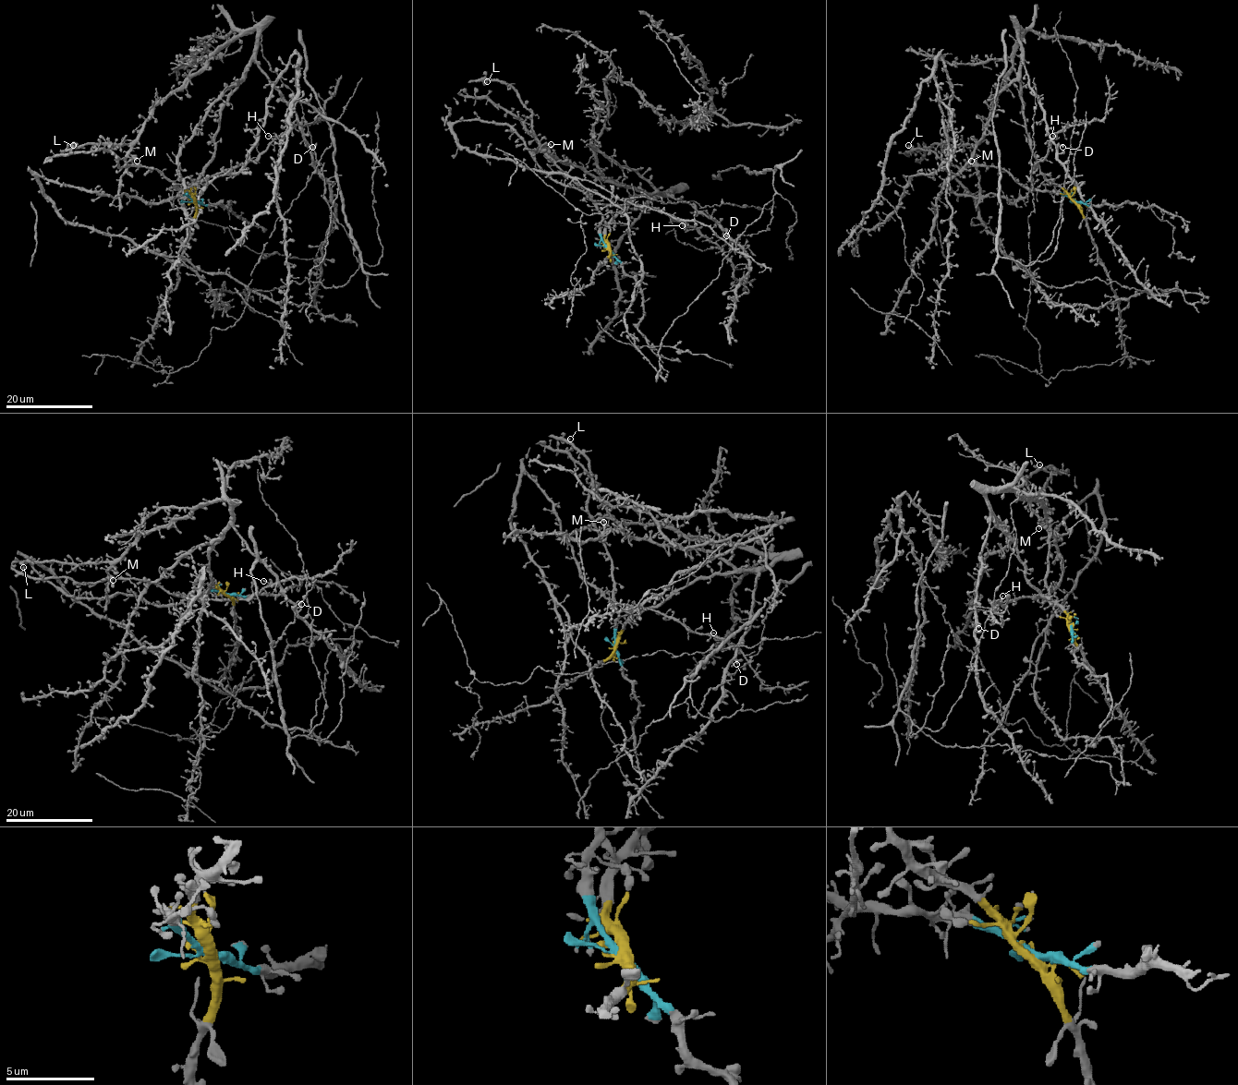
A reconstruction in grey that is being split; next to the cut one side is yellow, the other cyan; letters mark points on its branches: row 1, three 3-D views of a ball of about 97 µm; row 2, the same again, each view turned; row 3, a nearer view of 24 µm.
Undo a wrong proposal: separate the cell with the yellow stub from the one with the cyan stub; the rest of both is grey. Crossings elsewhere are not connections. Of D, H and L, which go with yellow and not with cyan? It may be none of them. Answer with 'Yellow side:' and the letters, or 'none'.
Yellow side: D

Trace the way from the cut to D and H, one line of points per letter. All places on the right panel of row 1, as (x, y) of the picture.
D: (1075, 202), (1040, 170), (1031, 150), (1019, 78), (1023, 61), (1028, 87), (1043, 113), (1048, 136), (1063, 148)
H: (1075, 202), (1065, 196), (1031, 189), (1031, 172), (1041, 161), (1052, 136)

